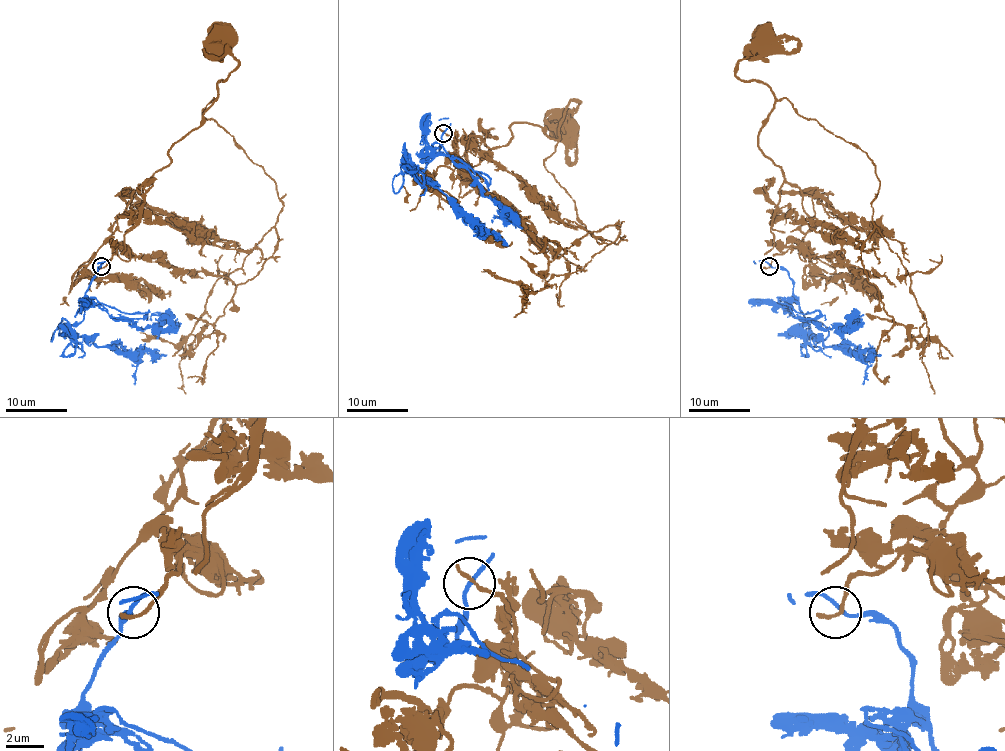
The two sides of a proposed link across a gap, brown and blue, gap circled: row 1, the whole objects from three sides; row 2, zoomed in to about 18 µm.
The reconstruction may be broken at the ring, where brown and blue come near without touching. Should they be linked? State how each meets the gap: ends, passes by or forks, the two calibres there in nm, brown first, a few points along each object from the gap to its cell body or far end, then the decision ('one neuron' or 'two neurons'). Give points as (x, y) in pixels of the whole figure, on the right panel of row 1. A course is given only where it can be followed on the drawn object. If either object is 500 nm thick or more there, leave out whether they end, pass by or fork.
brown ends | blue passes by | 240/190 nm | brown via (768, 266), (800, 240), (808, 217), (802, 191), (759, 147), (773, 92), (736, 75), (754, 36), (764, 34) | blue via (770, 266), (783, 268), (788, 272), (803, 327), (826, 346), (848, 352), (881, 355) | one neuron

